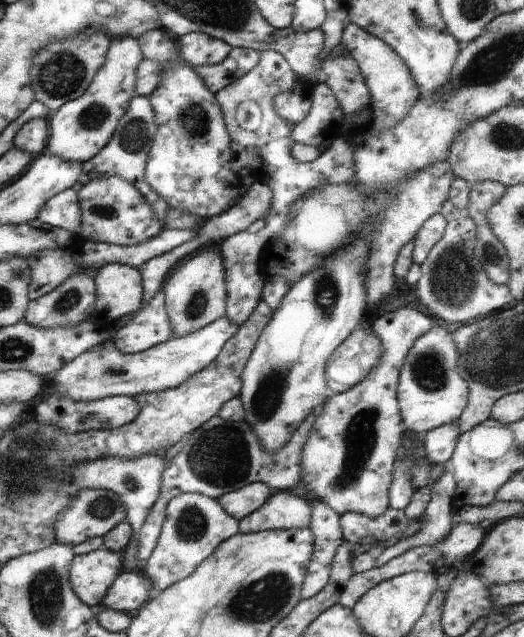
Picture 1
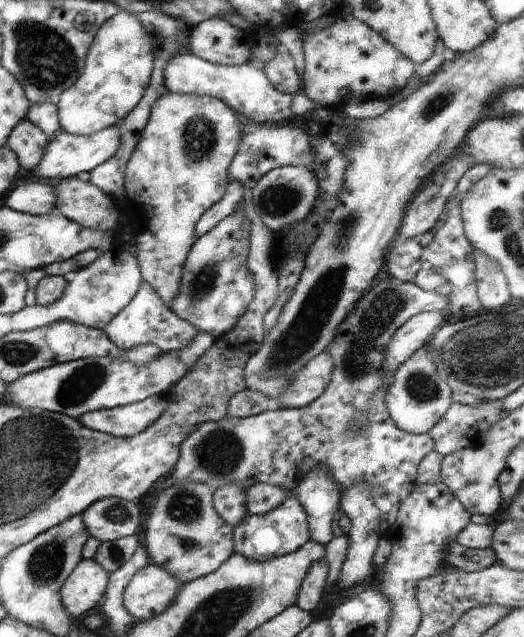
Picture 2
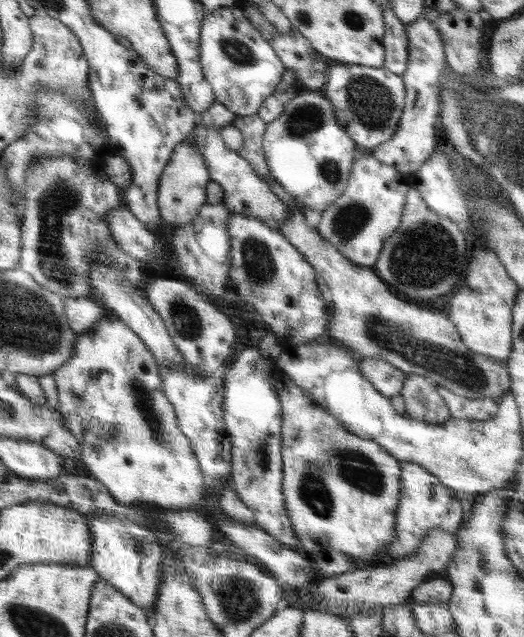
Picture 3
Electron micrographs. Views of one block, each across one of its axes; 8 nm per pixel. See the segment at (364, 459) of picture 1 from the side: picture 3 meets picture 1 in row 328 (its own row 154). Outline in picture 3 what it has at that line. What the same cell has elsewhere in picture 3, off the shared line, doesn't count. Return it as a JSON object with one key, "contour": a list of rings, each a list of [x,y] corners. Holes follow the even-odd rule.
{"contour":[[[423,15],[414,22],[406,24],[409,40],[406,70],[401,74],[404,84],[403,113],[400,115],[398,129],[386,142],[372,150],[374,158],[387,165],[394,166],[400,173],[413,175],[422,163],[433,153],[439,140],[440,122],[437,114],[439,111],[439,90],[441,76],[448,72],[448,64],[443,53],[443,40],[436,27],[428,22]]]}

